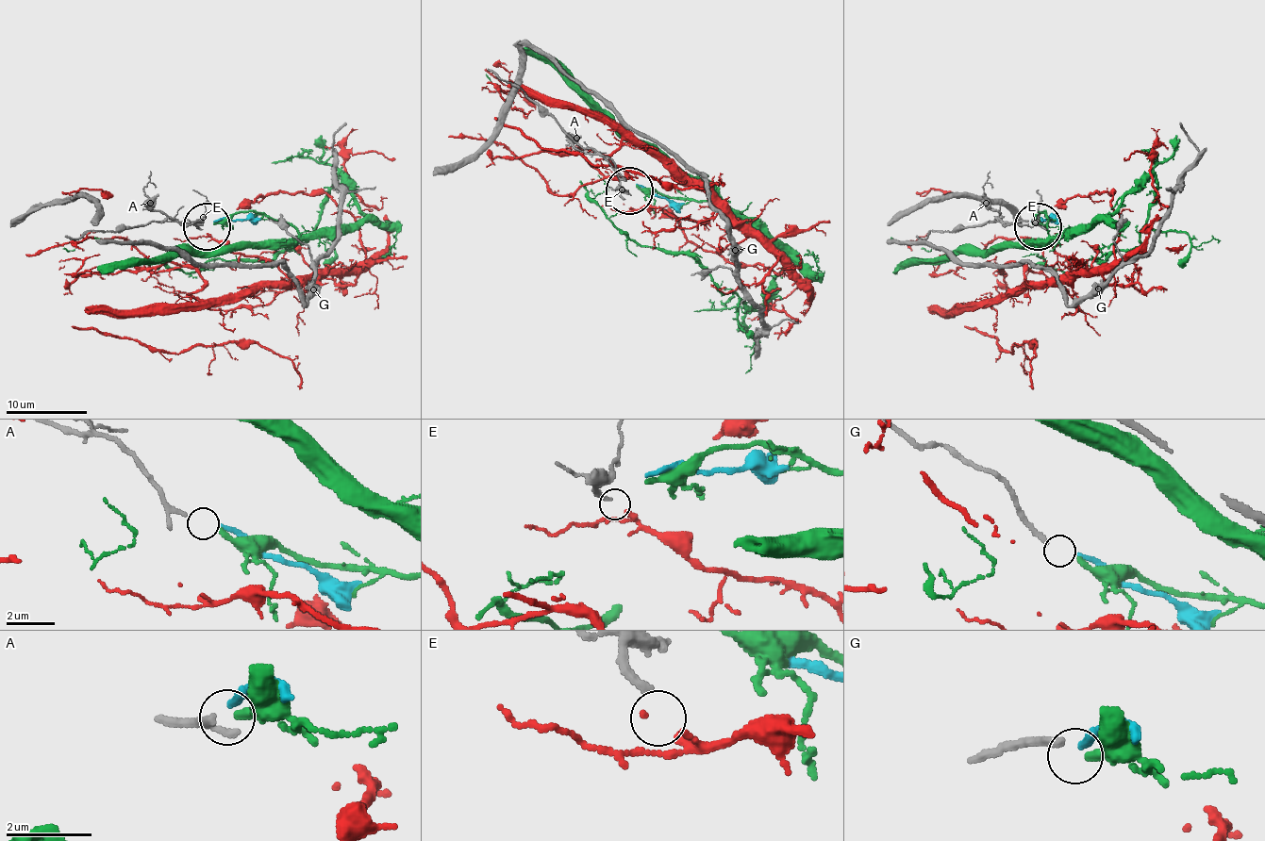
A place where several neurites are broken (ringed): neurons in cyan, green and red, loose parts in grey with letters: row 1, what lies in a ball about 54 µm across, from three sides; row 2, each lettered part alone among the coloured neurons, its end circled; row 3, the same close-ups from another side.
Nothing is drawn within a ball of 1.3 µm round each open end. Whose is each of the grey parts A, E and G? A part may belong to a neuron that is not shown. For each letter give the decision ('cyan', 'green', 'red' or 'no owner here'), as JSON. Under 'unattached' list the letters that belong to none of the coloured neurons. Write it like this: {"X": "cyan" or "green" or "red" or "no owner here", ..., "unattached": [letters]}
{"A": "green", "E": "red", "G": "cyan", "unattached": []}

